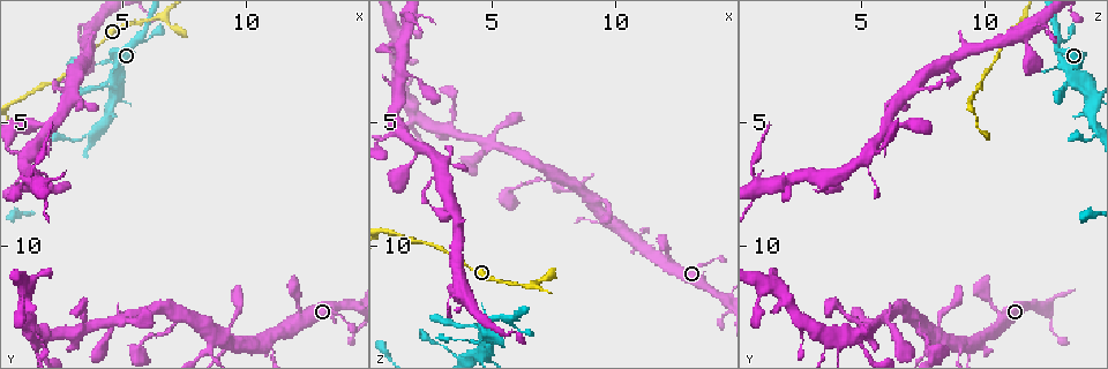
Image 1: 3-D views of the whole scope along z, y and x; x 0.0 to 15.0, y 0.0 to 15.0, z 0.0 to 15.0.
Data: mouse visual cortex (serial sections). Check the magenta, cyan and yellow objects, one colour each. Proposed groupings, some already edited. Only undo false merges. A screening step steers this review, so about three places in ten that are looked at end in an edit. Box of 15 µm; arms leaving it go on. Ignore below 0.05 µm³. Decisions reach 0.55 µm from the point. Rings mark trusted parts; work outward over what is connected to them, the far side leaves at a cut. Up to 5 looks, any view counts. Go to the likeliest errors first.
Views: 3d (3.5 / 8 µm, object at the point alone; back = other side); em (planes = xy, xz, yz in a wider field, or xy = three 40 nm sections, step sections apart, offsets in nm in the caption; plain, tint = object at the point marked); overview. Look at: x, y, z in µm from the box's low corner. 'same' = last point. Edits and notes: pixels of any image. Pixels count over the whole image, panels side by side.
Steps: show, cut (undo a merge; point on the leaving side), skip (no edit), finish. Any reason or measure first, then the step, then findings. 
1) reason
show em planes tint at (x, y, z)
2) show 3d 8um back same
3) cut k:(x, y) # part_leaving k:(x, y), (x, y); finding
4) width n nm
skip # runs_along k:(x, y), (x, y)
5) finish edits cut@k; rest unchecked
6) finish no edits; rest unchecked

show em xy step 5 tint at (5.6, 1.7, 13.0)

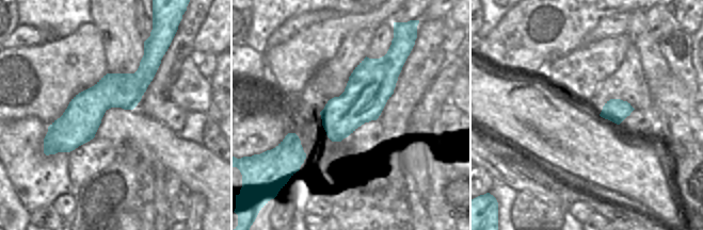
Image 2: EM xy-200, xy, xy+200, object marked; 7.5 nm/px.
show 3d 3.5um back same

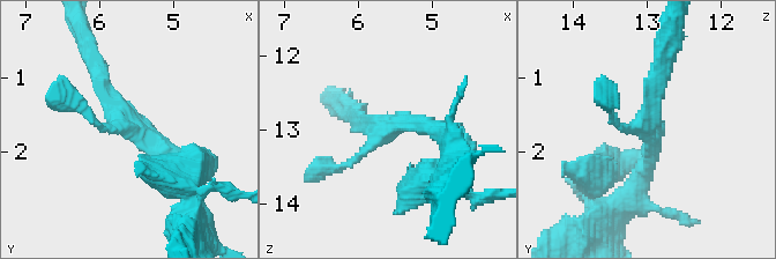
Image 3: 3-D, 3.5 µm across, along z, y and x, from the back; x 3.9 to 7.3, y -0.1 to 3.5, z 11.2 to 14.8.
width 340 nm
skip # runs_along 3:(186, 176), (116, 108), (94, 58); all the same cell

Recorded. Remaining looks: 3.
show 3d 3.5um at (7.3, 13.1, 7.3)

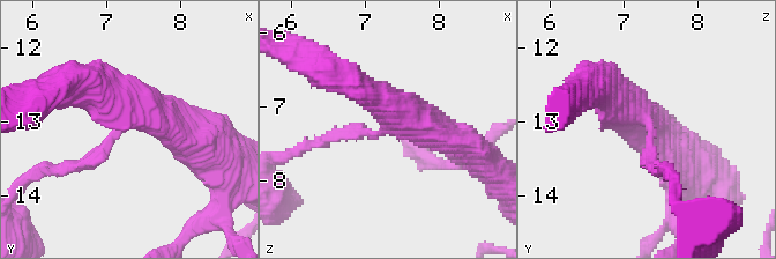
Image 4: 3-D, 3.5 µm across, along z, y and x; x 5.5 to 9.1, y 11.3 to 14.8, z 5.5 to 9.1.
show em xy step 3 tint at (7.30, 13.00, 7.25)

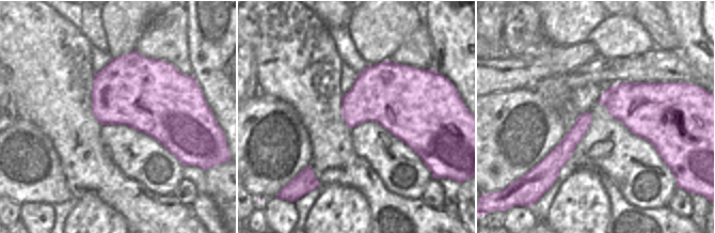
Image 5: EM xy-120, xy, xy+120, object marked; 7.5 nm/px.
cut it another way
show em xy step 1 tint same

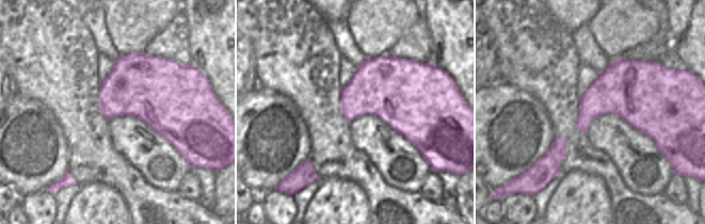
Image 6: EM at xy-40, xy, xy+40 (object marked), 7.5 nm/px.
arm_widths 150, 450, 450 nm
skip # runs_along 4:(456, 138), (428, 130), (336, 75); continuous, no second cell

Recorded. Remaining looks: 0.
finish no edits; rest unchecked

